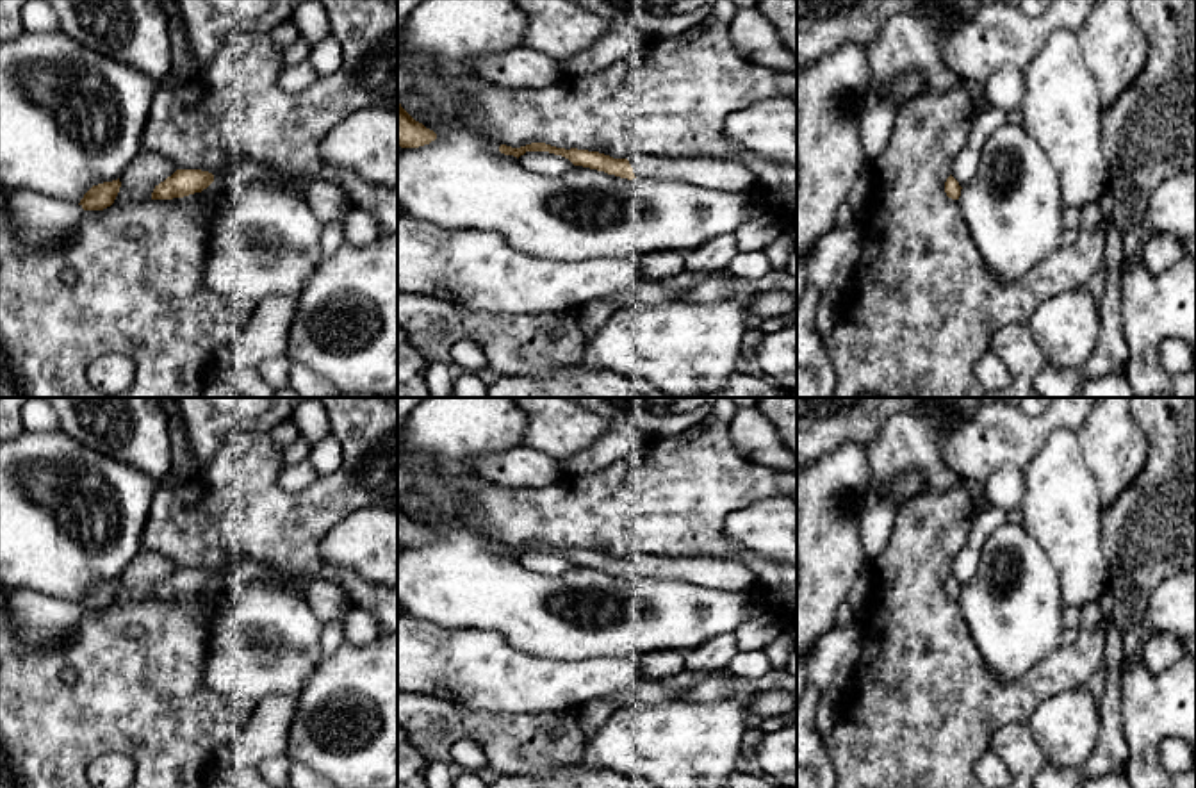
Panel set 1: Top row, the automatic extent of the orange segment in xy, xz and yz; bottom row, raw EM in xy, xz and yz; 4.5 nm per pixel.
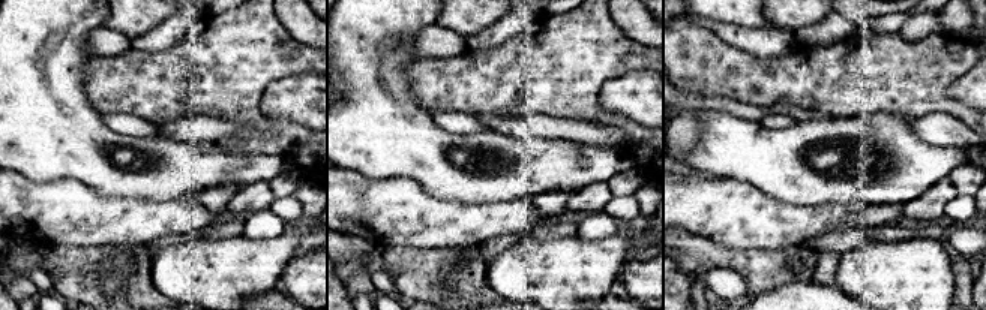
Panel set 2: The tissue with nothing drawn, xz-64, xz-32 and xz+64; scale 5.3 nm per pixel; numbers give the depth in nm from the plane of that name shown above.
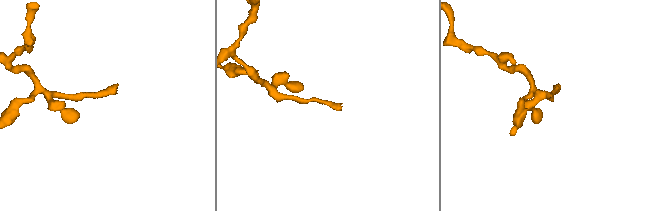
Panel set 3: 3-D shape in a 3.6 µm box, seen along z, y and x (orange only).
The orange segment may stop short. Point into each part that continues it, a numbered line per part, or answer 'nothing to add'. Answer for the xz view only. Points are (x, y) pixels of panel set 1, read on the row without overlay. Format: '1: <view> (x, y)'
1: xz (713, 573)

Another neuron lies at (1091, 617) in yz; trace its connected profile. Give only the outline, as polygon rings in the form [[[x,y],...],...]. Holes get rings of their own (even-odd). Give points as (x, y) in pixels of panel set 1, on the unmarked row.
[[[1091,603],[1080,608],[1080,624],[1078,628],[1084,631],[1096,629],[1103,620],[1102,610],[1098,603]]]

